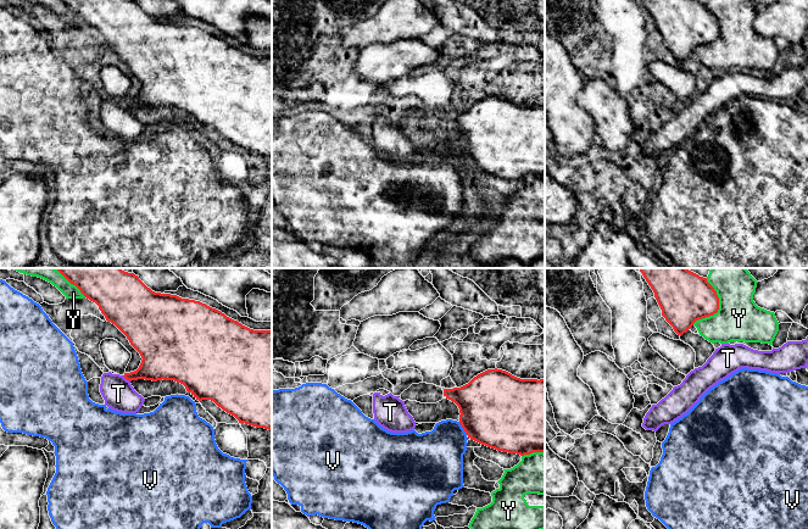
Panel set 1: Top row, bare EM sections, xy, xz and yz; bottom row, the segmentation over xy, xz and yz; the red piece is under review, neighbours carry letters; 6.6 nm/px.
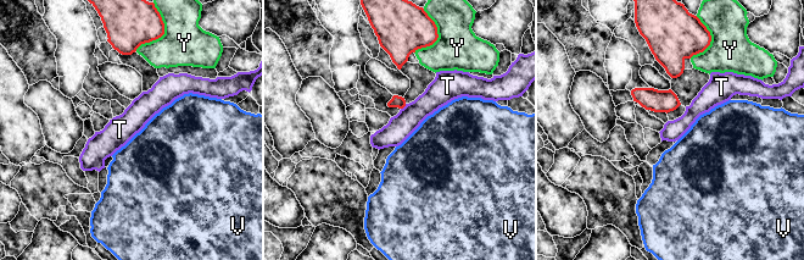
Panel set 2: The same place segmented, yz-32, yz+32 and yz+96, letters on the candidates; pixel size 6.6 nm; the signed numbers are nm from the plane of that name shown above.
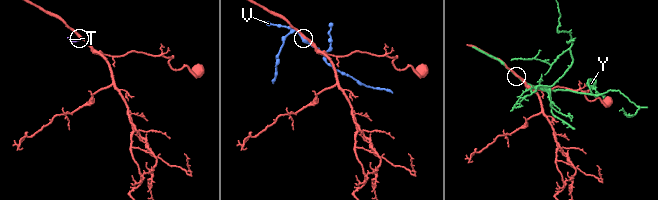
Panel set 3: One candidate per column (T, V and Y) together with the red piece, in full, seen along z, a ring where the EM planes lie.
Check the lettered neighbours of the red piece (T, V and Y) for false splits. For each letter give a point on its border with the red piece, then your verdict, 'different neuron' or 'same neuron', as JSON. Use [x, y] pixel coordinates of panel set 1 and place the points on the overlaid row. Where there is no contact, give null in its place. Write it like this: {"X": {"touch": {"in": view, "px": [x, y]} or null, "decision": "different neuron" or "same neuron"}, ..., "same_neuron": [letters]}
{"T": {"touch": {"in": "xy", "px": [126, 378]}, "decision": "different neuron"}, "V": {"touch": {"in": "xz", "px": [462, 427]}, "decision": "different neuron"}, "Y": {"touch": {"in": "yz", "px": [718, 307]}, "decision": "different neuron"}, "same_neuron": []}

